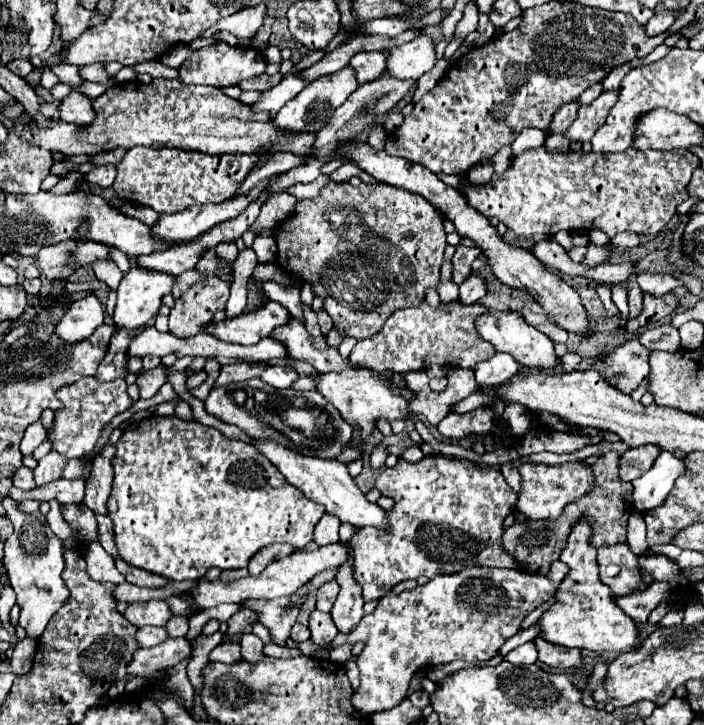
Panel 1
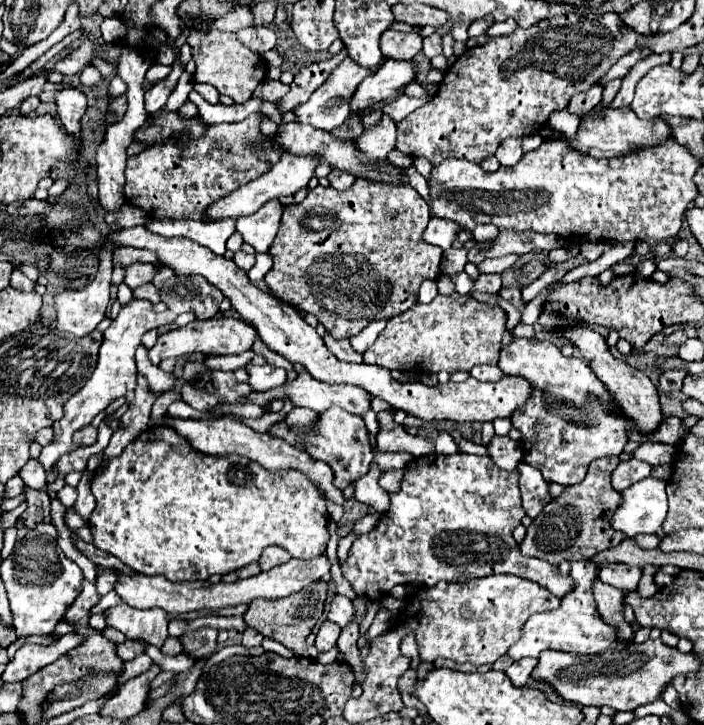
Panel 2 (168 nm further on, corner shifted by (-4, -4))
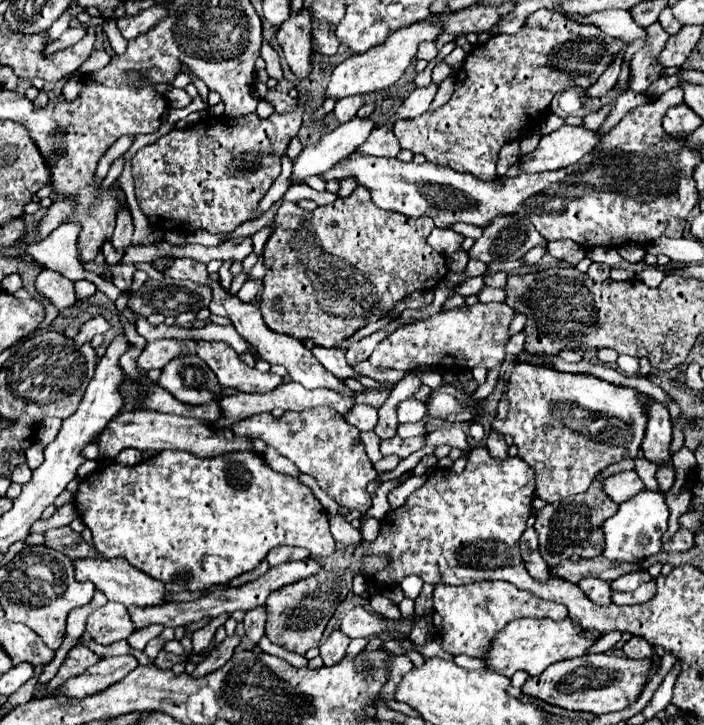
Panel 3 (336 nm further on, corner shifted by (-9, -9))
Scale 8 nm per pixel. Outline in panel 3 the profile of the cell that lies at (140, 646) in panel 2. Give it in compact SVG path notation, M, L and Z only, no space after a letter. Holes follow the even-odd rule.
M115 656L115 658L101 658L97 664L87 668L87 672L67 680L63 686L55 690L55 694L63 694L69 700L83 700L91 694L107 690L107 686L125 678L137 666L135 656Z

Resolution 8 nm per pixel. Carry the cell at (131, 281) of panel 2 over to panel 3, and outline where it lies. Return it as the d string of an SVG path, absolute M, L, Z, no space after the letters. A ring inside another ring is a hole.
M111 264L109 266L109 274L113 278L113 284L119 290L129 290L133 272L135 272L135 266L131 266L131 264Z

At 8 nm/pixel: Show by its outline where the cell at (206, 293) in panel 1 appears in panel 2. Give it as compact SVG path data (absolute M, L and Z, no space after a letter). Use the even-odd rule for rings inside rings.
M174 275L172 279L164 281L160 295L170 311L176 315L194 313L198 321L214 317L218 313L218 305L224 301L222 291L218 291L218 287L210 285L200 275Z

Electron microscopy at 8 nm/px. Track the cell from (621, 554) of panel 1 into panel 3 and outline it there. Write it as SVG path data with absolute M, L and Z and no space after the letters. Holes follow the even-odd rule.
M635 570L635 572L631 572L631 574L625 574L625 576L617 578L617 580L613 580L613 582L611 582L611 588L613 588L613 590L619 590L619 592L629 592L629 590L639 588L639 584L643 584L643 582L647 582L647 580L653 580L653 578L647 574L647 570Z

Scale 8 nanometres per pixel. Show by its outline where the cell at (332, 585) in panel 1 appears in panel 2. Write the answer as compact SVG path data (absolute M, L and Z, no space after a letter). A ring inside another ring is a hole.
M334 595L332 603L330 603L330 613L328 613L328 621L344 627L350 617L354 615L354 607L352 607L352 601L348 597L342 597L342 595Z

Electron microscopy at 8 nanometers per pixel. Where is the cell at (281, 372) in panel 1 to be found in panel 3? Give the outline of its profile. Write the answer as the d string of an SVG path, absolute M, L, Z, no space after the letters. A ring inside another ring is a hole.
M195 340L195 352L197 356L215 372L221 388L235 388L239 392L257 392L265 394L271 392L283 382L281 376L273 372L259 372L255 368L249 368L235 350L217 340Z

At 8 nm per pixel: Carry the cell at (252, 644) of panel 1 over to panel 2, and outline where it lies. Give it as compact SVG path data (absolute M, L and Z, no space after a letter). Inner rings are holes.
M248 627L246 631L244 631L244 635L242 635L242 645L244 647L258 647L260 643L262 643L262 635L258 633L258 631L254 631L252 627Z

